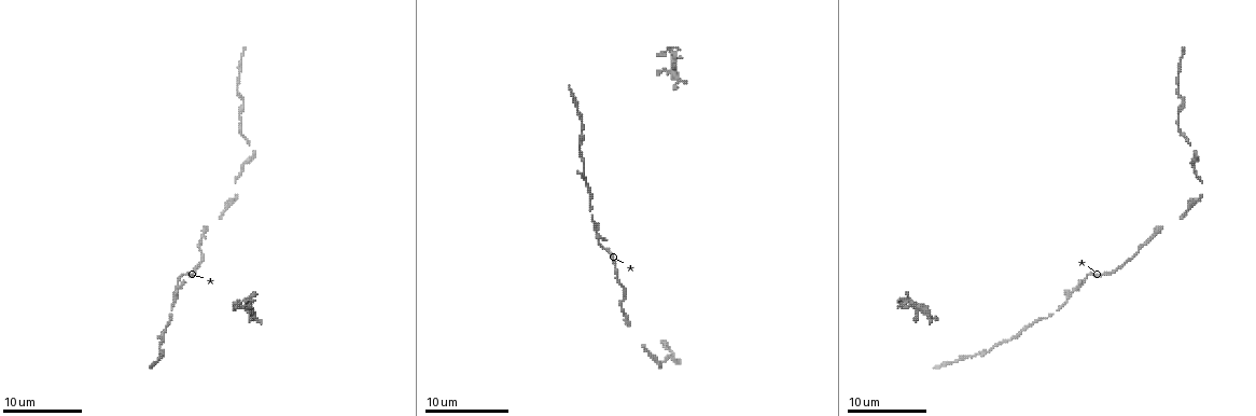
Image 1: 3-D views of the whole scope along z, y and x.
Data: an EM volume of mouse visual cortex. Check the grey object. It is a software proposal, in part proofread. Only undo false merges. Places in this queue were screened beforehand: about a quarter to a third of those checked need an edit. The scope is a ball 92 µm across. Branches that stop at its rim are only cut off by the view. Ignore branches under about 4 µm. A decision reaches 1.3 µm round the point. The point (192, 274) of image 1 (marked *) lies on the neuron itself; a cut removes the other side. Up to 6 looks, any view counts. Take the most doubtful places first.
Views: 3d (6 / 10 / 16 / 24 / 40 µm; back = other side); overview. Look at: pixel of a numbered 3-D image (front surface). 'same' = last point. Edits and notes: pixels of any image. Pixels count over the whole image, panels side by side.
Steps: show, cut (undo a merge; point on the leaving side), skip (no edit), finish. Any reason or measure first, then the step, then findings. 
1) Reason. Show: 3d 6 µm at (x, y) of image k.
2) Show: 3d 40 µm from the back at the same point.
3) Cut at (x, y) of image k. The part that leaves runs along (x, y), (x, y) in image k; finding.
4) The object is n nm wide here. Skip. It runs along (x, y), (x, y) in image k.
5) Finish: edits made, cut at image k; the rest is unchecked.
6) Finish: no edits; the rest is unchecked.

Thick turns thin. Show: 3d 16 µm at (253, 155) of image 1.

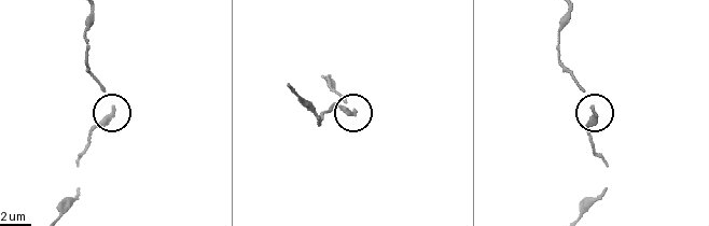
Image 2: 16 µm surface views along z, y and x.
Show: 3d 6 µm at (355, 111) of image 2.

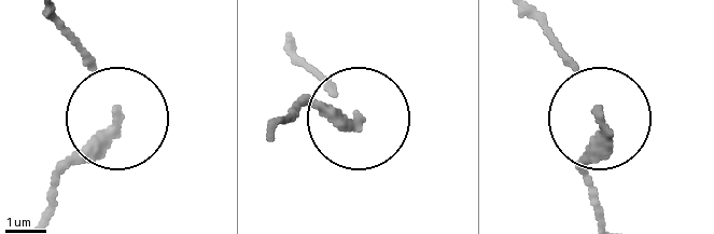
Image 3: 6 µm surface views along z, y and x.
Skip. One neuron here.

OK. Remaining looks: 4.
Two arms in line, one across. Show: 3d 6 µm at (1011, 339) of image 1.

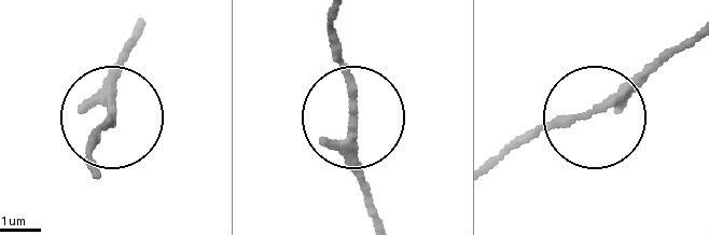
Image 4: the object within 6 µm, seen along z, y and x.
Skip. It runs along (377, 217), (332, 25) in image 4; all the same neuron.

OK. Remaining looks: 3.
A narrow waist. Show: 3d 10 µm at (976, 355) of image 1.

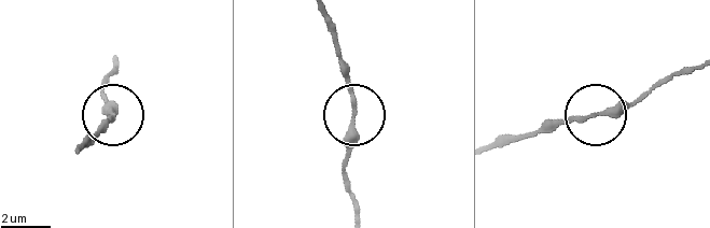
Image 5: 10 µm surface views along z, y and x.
Skip. It runs along (357, 217), (345, 173), (351, 75), (338, 53) in image 5; all the same neuron.

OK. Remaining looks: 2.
Finish: no edits; the rest is unchecked.

